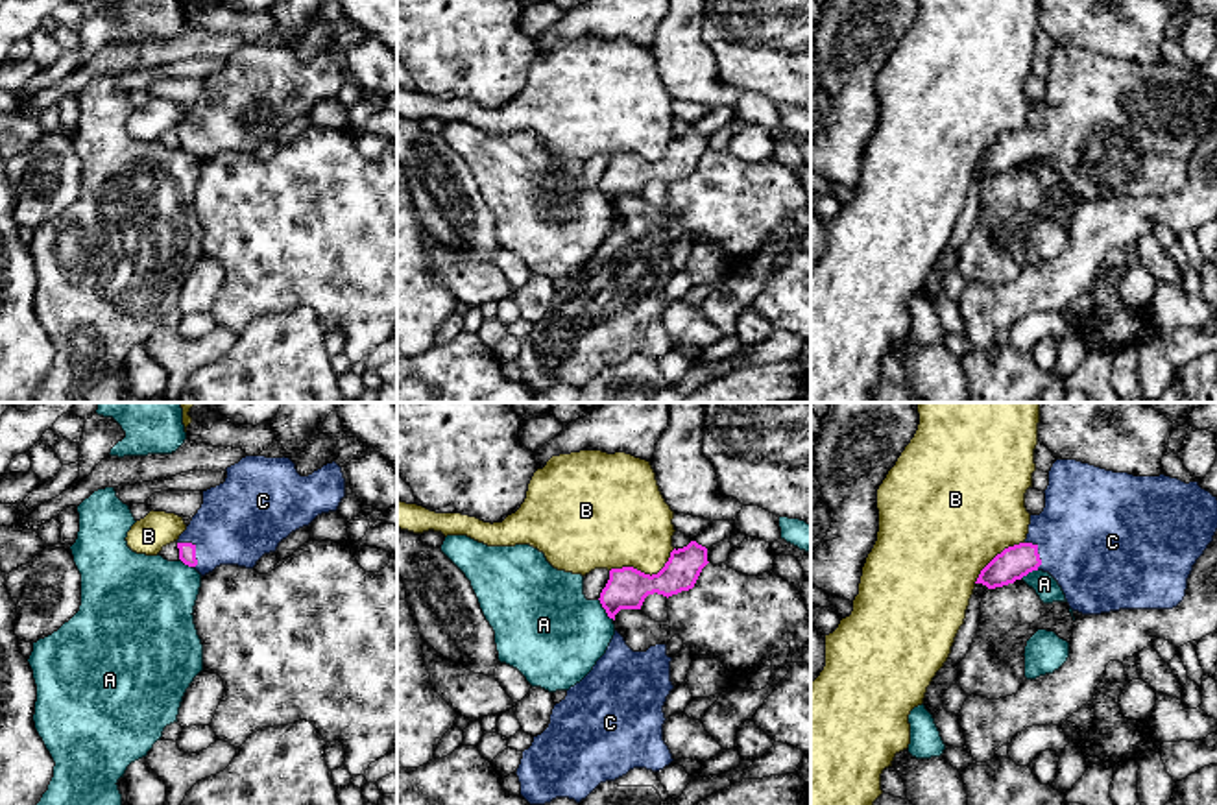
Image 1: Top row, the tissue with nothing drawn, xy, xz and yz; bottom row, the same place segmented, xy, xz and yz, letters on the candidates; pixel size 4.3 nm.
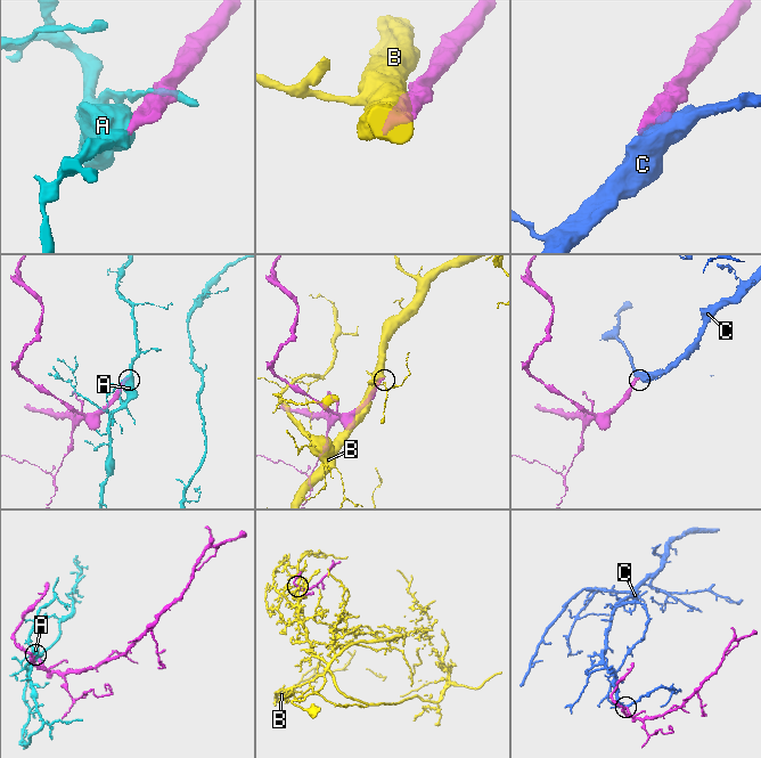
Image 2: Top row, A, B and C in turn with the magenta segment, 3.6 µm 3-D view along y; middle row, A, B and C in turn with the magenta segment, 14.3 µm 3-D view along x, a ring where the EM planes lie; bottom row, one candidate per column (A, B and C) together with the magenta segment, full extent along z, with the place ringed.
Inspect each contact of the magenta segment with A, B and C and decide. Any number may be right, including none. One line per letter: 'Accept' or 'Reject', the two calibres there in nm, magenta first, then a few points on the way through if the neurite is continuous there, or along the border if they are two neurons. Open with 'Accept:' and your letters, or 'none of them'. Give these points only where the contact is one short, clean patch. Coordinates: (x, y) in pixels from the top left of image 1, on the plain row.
Accept: C
A: Reject. Thickness 180 nm (magenta) against 440 nm
B: Reject. Thickness 180 nm (magenta) against 400 nm
C: Accept. Thickness 80 nm (magenta) against 360 nm

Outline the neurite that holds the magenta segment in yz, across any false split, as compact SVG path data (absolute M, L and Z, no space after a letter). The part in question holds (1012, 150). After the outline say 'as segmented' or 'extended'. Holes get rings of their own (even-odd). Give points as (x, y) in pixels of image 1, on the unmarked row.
M1056 46L1049 57L1045 94L1030 102L1027 126L1005 135L979 161L975 170L988 175L1021 166L1032 157L1049 159L1062 174L1073 198L1101 201L1119 196L1173 196L1187 175L1187 164L1217 118L1217 83L1199 68L1182 68L1165 61L1134 63L1114 59L1077 46Z; extended

